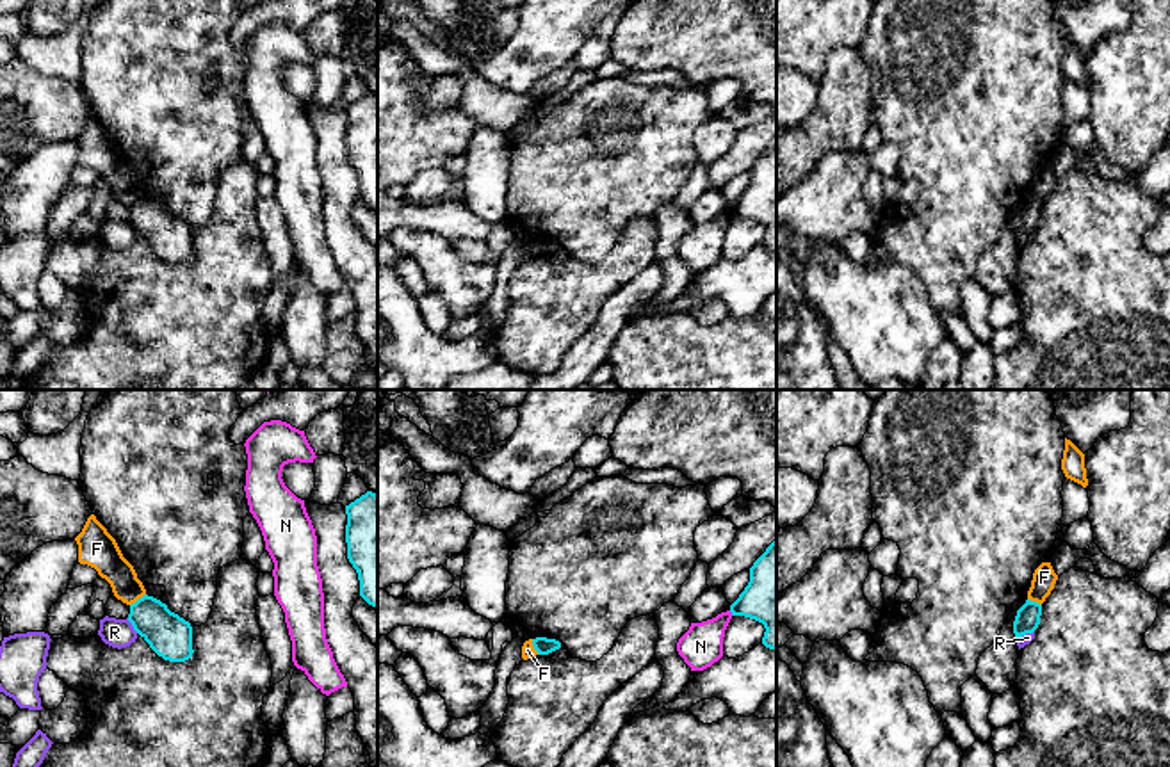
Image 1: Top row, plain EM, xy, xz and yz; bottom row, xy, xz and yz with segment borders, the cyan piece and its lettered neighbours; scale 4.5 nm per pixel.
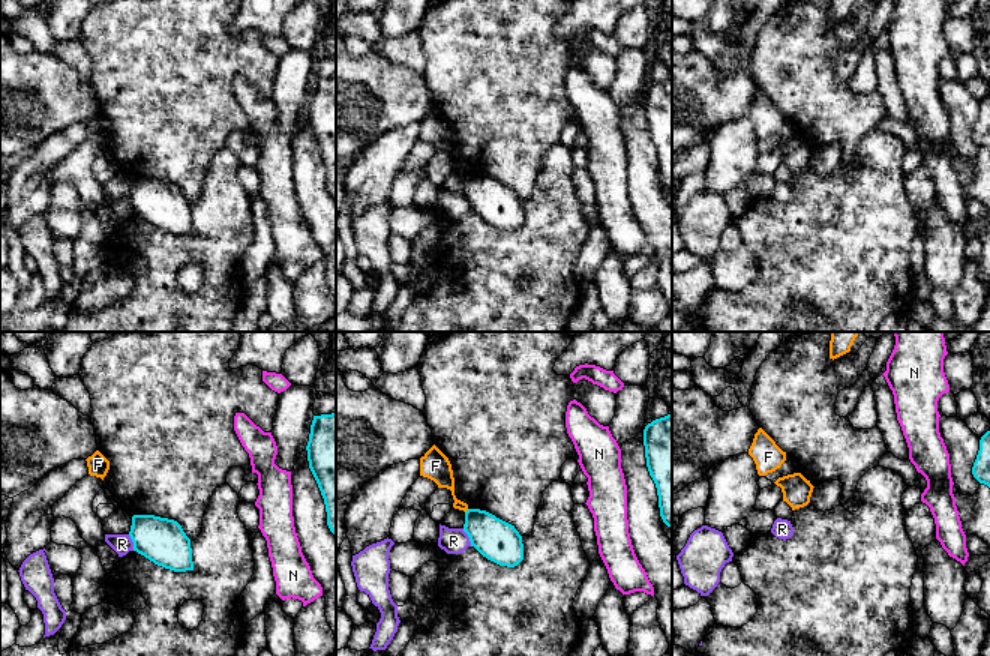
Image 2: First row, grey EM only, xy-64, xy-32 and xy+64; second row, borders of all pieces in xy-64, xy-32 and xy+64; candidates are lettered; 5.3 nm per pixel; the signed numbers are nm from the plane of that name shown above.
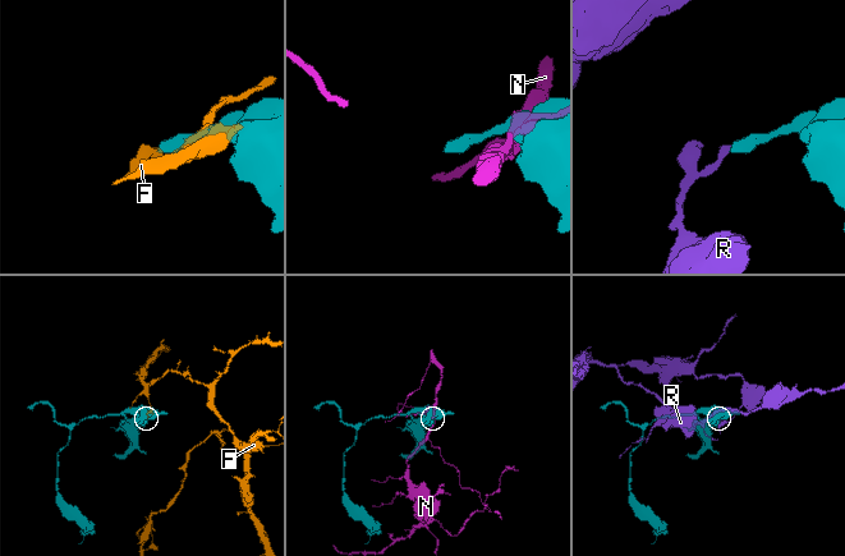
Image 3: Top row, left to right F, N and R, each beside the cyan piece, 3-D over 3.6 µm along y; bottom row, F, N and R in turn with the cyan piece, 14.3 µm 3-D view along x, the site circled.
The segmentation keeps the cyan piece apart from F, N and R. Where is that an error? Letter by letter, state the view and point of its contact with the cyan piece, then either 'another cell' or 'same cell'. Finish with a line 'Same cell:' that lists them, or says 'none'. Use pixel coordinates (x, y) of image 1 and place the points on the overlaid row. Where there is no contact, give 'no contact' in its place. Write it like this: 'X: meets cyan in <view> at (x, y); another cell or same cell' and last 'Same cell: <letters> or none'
F: meets cyan in xy at (139, 598); another cell
N: meets cyan in xz at (731, 611); another cell
R: meets cyan in xy at (132, 625); another cell
Same cell: none

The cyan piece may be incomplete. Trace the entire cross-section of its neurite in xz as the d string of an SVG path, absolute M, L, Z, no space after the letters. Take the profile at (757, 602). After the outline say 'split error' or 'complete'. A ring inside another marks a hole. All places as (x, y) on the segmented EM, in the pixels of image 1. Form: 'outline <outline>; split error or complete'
outline M776 539L750 568L750 582L730 605L730 612L762 623L762 644L776 650Z; complete

